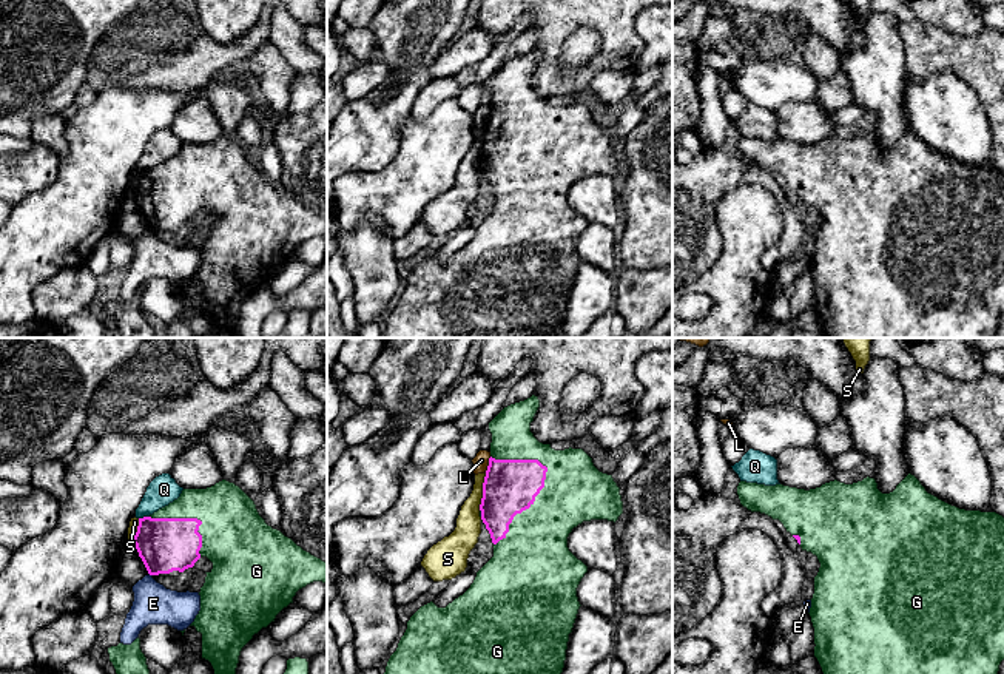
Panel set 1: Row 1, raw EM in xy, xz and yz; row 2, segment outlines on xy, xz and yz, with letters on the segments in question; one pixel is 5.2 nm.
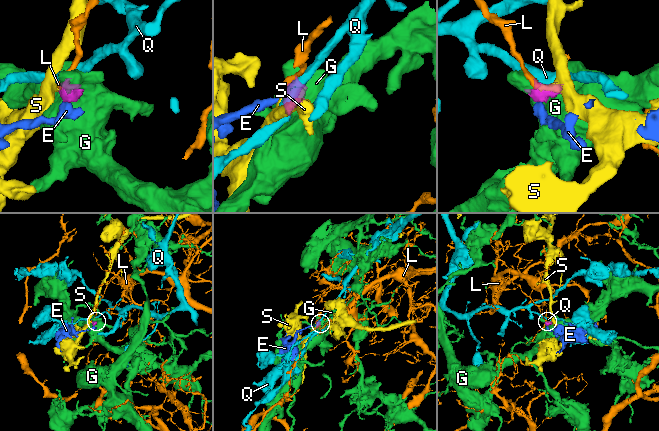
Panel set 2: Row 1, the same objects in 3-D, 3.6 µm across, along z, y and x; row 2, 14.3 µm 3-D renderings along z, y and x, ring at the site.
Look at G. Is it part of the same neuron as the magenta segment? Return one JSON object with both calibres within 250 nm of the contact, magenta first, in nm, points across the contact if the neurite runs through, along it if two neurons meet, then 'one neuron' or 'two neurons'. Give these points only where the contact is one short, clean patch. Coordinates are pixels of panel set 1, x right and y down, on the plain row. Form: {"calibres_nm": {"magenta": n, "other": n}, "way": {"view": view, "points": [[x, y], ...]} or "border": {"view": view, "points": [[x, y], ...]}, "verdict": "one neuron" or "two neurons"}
{"calibres_nm": {"magenta": 280, "other": 340}, "verdict": "one neuron"}

